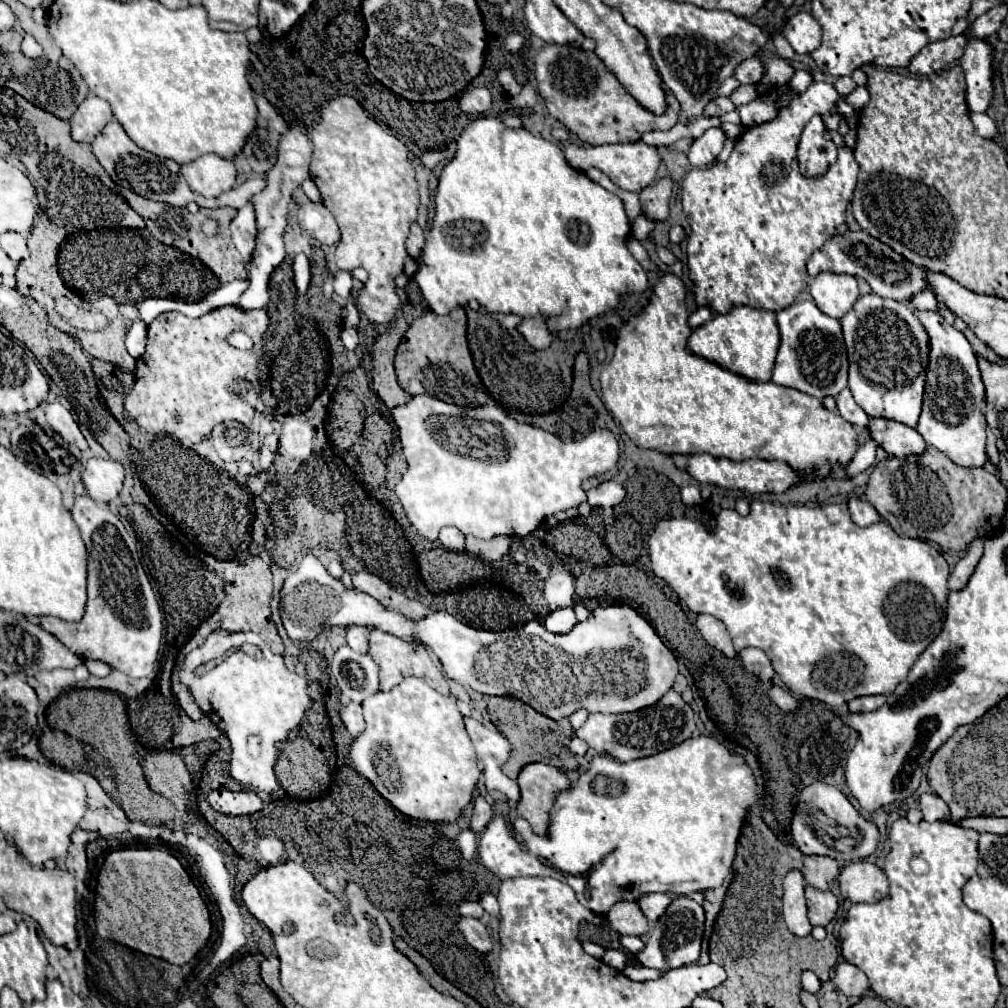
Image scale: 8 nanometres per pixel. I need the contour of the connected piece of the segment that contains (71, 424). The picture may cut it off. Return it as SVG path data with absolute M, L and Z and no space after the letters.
M59 401L47 403L45 413L47 413L47 423L51 425L53 431L57 431L67 443L77 445L81 451L87 449L87 441L85 441L85 437L81 435L77 421L73 419L73 415L71 415Z

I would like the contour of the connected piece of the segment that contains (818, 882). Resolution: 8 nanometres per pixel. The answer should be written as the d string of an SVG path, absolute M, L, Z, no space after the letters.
M807 855L803 857L803 877L809 885L813 885L819 891L829 891L837 879L839 863L831 857L819 857L819 855Z

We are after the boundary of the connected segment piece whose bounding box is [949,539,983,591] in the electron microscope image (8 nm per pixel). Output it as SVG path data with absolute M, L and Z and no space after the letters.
M977 539L977 541L973 541L973 545L969 545L967 555L951 571L951 577L949 577L949 589L951 591L961 591L967 585L967 581L973 575L981 555L983 555L983 539Z

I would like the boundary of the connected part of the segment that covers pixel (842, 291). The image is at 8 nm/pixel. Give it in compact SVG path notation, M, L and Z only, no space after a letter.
M819 273L811 281L811 295L825 315L841 319L859 297L857 279L851 275Z

